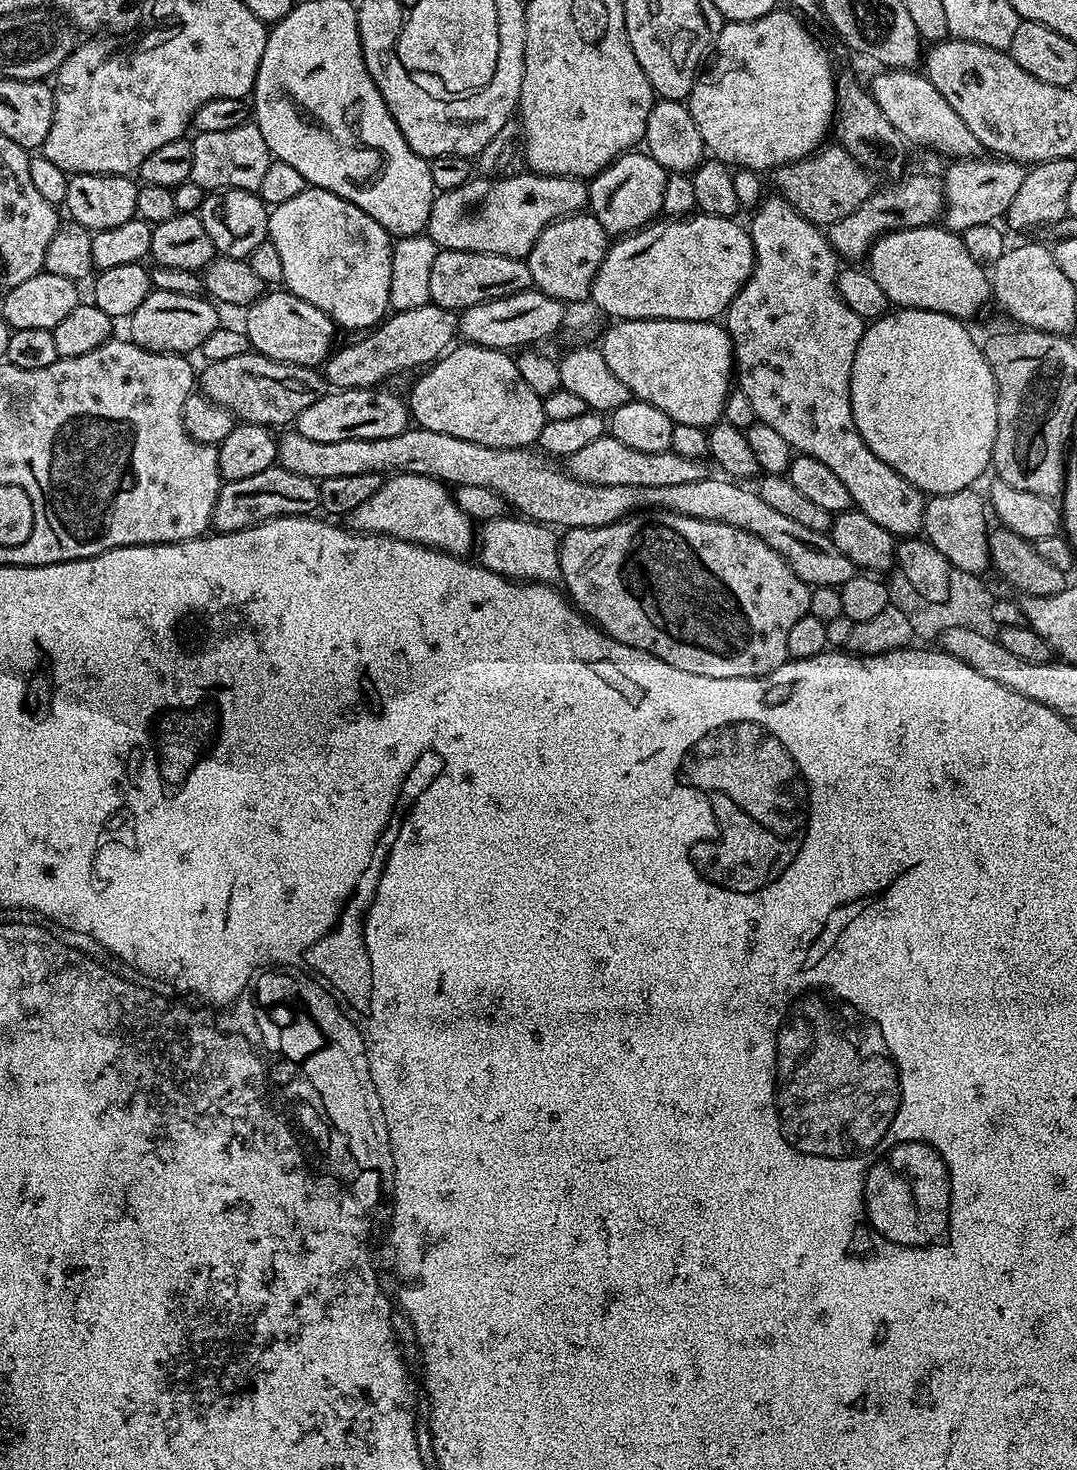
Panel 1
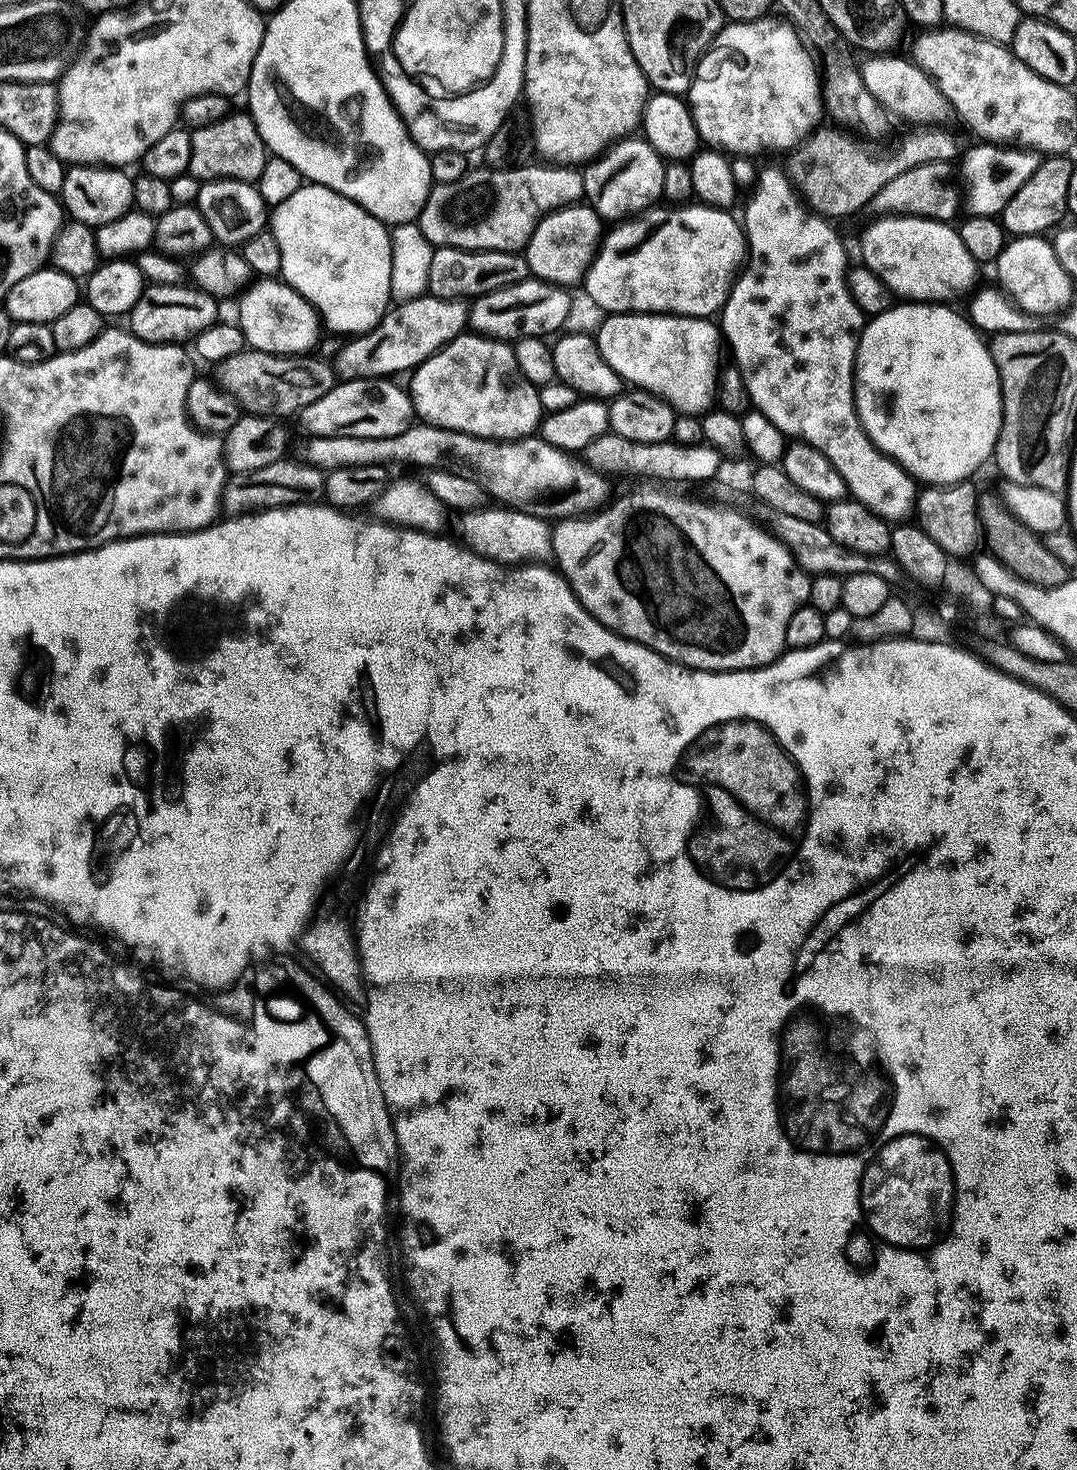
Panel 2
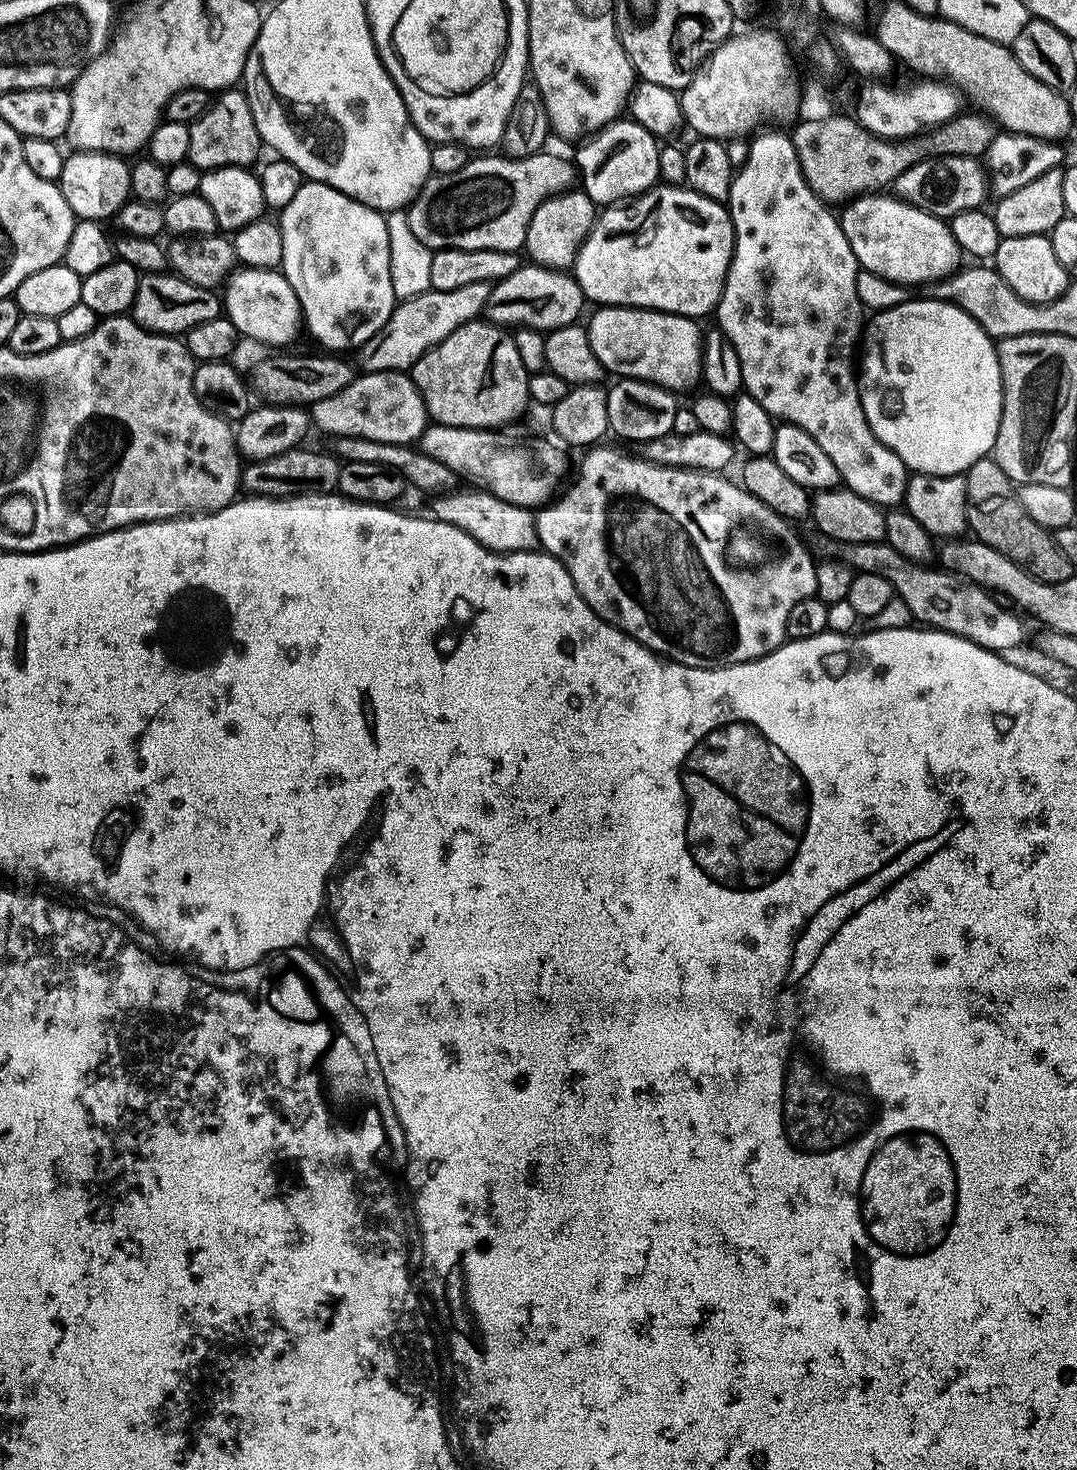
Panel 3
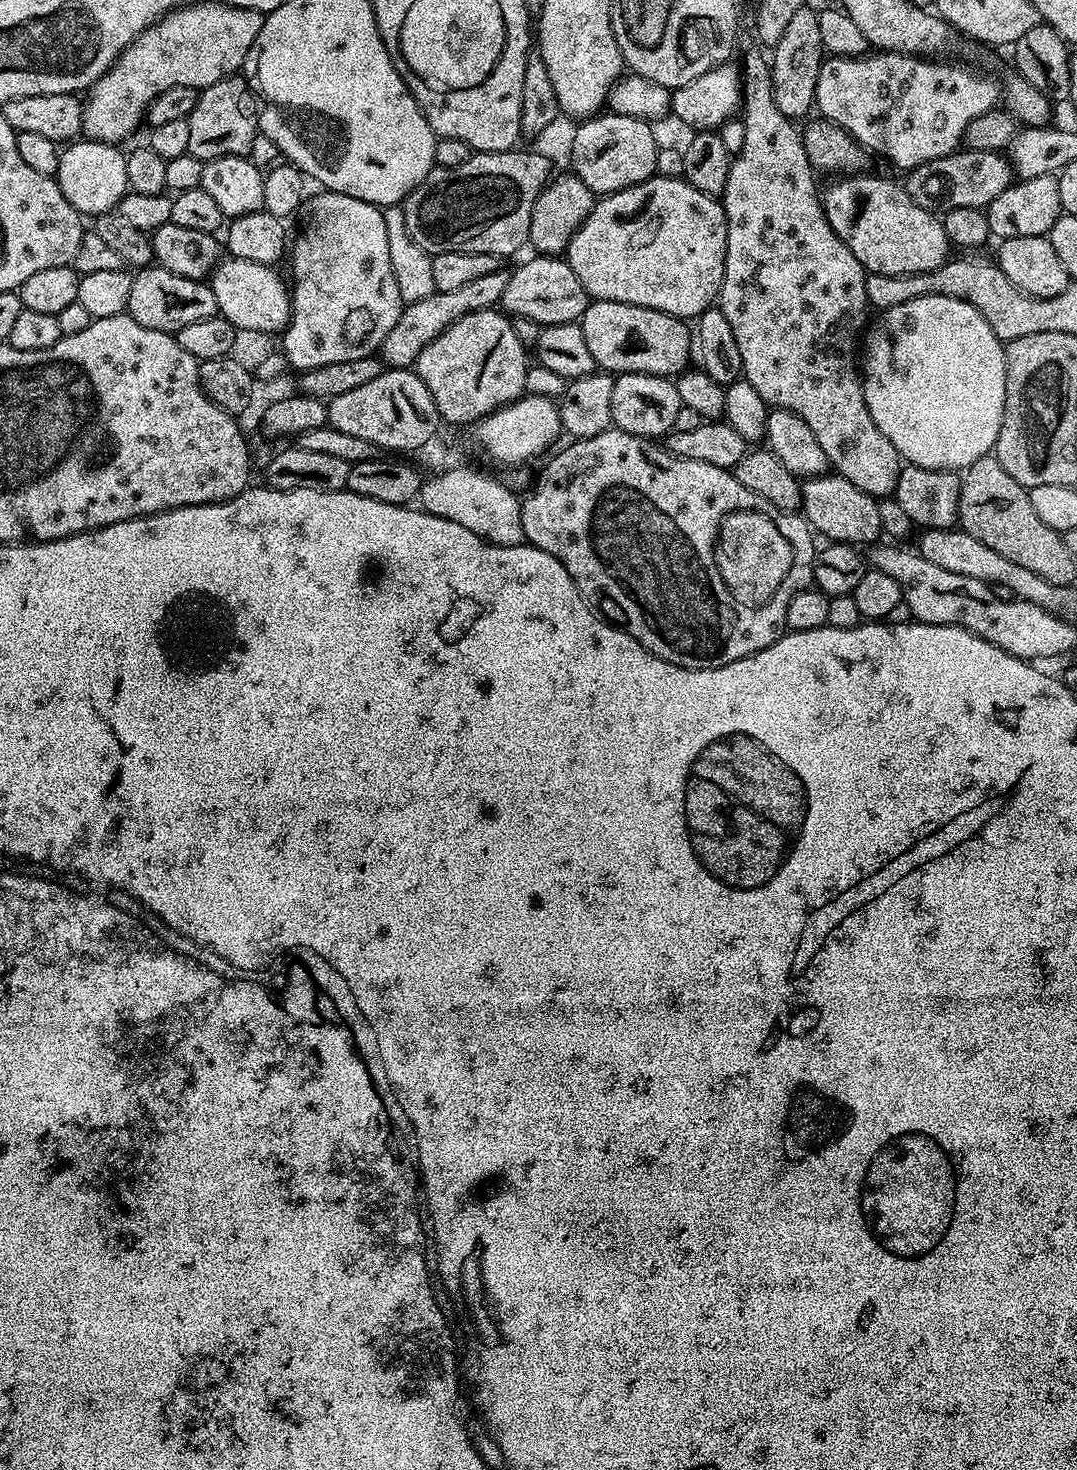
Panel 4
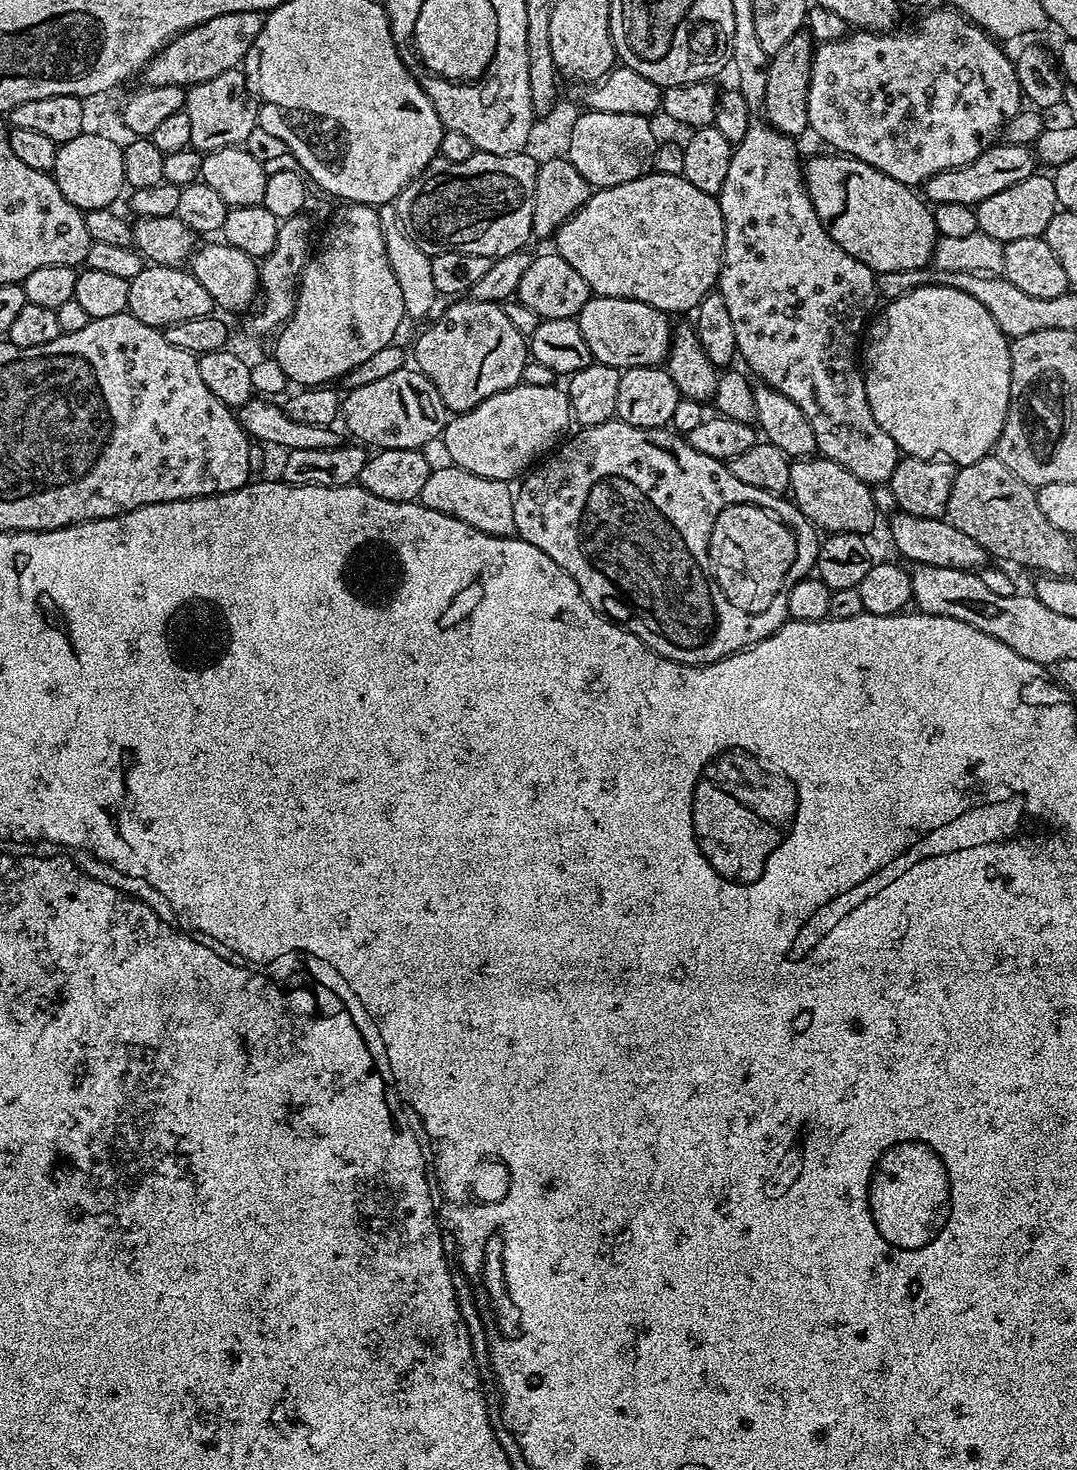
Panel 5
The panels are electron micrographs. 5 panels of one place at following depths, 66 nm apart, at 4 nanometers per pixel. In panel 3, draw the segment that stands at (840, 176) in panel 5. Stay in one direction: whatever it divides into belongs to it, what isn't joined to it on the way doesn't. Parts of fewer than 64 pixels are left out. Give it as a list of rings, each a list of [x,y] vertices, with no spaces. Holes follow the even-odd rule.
[[[869,194],[847,201],[842,208],[844,213],[841,211],[838,216],[846,242],[850,242],[850,250],[854,250],[863,271],[878,274],[895,284],[919,286],[931,280],[945,280],[961,267],[962,253],[958,242],[954,242],[954,234],[941,217],[926,214],[895,195],[884,195],[888,194]]]

